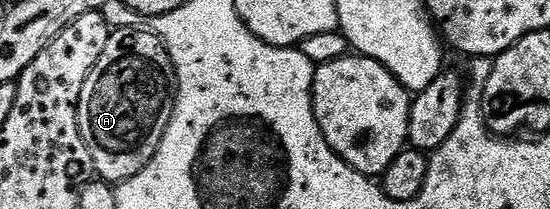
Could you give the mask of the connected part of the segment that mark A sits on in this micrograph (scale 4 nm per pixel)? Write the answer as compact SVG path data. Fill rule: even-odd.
M119 27L111 30L108 46L96 69L84 81L84 93L80 93L78 116L80 133L92 153L94 170L99 180L111 185L123 183L125 179L136 177L148 161L160 149L160 141L174 115L174 97L178 94L178 79L174 76L174 66L166 45L159 36L141 27Z

